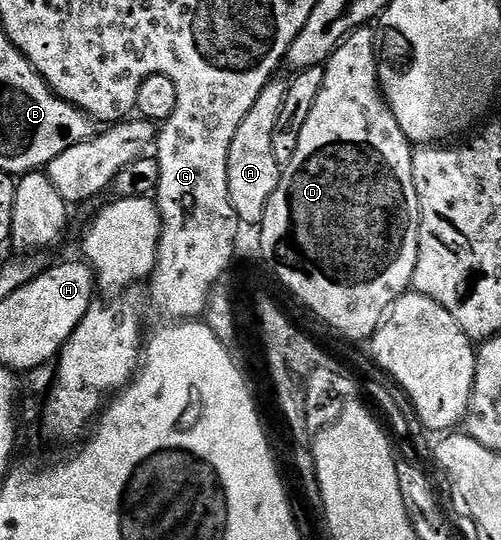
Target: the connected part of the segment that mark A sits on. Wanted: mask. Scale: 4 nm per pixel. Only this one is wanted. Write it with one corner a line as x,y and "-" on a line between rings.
270,80
255,100
255,104
251,104
251,112
243,116
243,124
239,124
233,134
227,156
229,199
238,219
246,226
256,227
261,223
267,204
281,179
283,167
275,160
275,152
271,149
271,136
275,132
275,124
279,124
279,111
283,109
287,86
284,81
277,81

